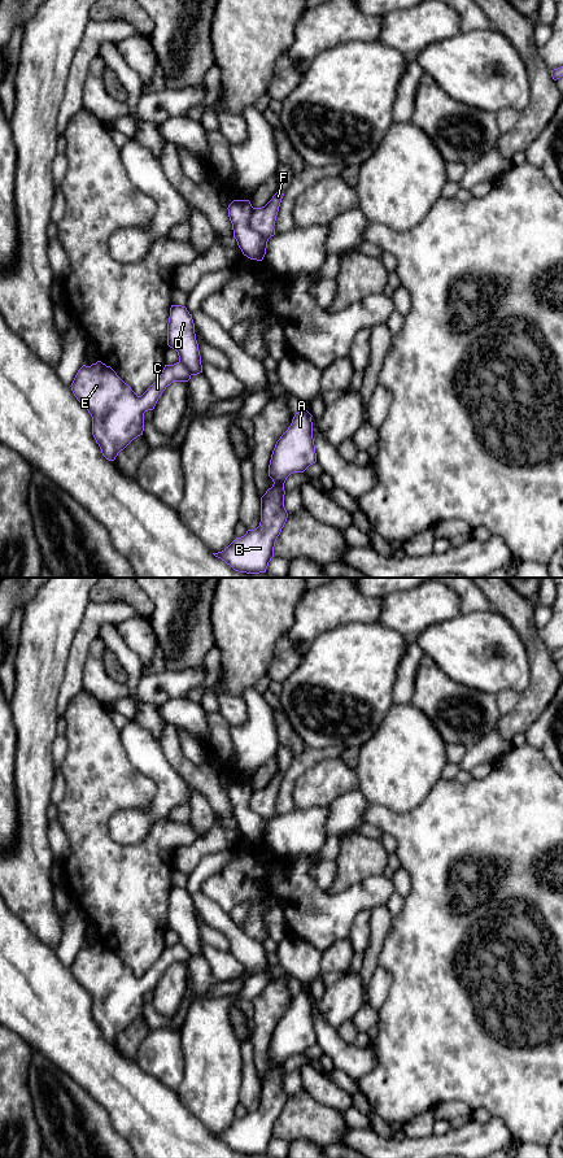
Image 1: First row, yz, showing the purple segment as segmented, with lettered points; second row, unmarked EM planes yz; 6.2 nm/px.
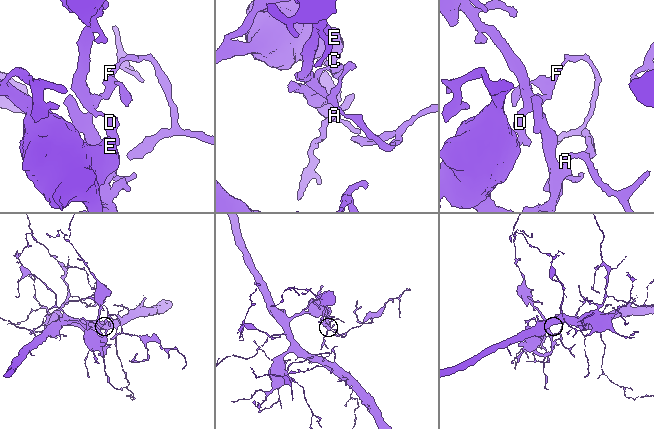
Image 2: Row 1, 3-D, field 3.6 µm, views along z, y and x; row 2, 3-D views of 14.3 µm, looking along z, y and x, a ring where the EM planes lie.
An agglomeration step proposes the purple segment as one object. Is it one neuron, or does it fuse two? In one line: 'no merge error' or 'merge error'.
merge error

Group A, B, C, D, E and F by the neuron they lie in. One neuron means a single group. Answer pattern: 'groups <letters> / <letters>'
groups A B C D E / F

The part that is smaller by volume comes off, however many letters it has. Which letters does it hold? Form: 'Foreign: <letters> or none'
Foreign: F

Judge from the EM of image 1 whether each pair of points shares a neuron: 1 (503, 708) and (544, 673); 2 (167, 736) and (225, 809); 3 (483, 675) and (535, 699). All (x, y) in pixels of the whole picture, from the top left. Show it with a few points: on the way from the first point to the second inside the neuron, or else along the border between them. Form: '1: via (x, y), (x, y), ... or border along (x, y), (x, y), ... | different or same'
1: border along (522, 693), (518, 704), (501, 715) | different
2: via (174, 754), (209, 791) | same
3: border along (529, 662), (529, 684), (520, 692) | different

